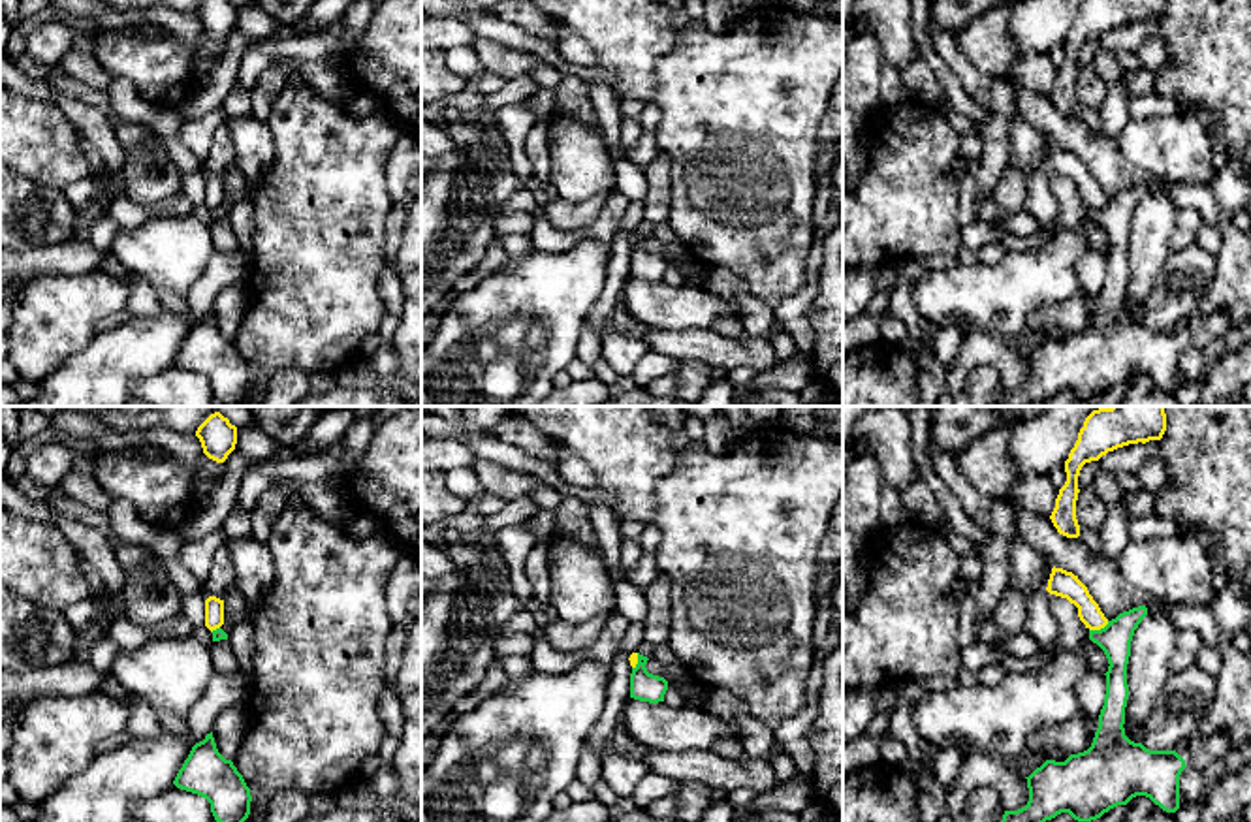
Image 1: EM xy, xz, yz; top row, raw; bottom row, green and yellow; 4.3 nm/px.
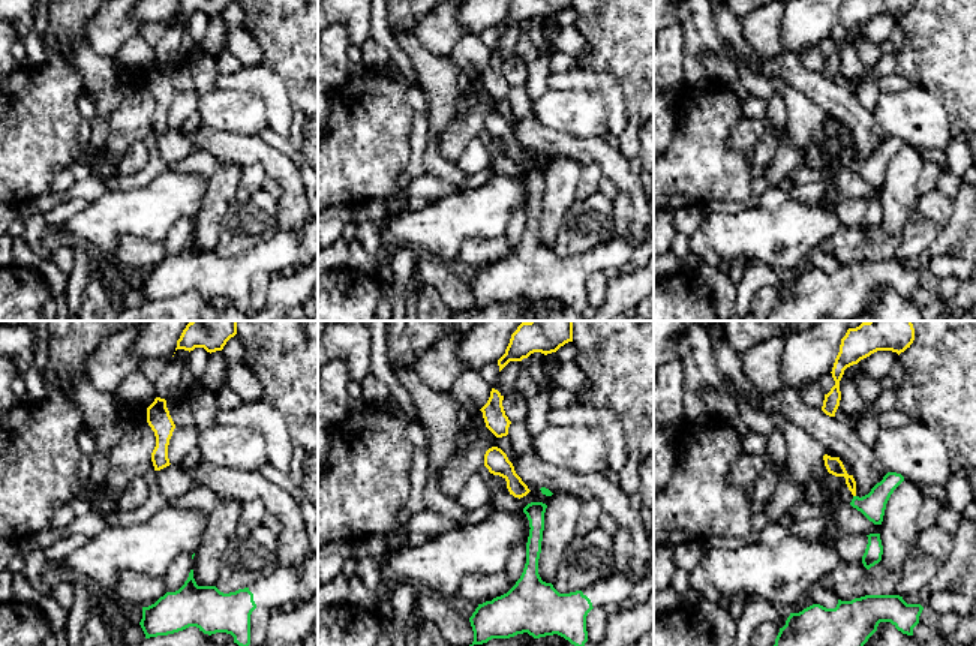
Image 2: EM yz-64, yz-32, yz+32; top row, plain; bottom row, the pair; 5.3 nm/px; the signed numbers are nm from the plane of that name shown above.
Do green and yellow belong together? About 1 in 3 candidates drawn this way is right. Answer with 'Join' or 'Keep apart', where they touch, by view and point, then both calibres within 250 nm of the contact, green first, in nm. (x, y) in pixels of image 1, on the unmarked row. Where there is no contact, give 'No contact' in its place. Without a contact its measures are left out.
Keep apart. Touches green at yz (1101, 207). Thickness 140 nm (green) against 120 nm

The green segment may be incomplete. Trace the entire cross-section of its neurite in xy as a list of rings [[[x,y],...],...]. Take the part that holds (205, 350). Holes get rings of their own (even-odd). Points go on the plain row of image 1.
[[[213,310],[192,325],[173,363],[205,376],[214,399],[226,406],[239,406],[250,393],[250,367],[233,340],[218,331]]]

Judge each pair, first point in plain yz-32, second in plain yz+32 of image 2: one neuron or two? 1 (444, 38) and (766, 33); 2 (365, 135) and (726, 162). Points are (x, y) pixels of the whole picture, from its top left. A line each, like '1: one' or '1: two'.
1: one
2: one

